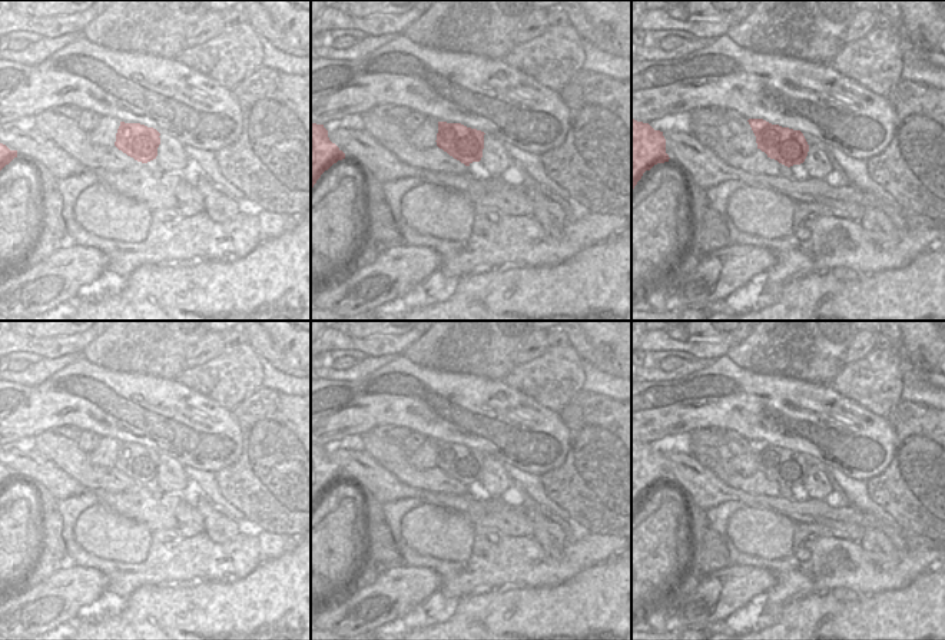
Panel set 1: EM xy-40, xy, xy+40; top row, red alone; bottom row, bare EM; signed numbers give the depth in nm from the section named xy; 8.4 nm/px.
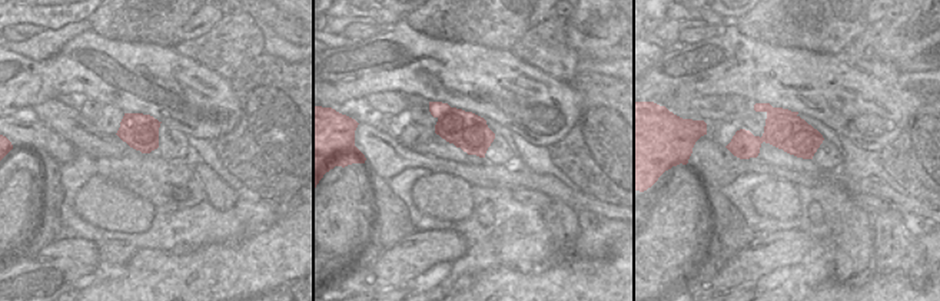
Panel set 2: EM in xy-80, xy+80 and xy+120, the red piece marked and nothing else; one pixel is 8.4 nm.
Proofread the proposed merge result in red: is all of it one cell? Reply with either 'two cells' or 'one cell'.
two cells

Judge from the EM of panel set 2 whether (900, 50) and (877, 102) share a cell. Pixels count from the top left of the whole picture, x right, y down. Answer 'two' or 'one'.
two

